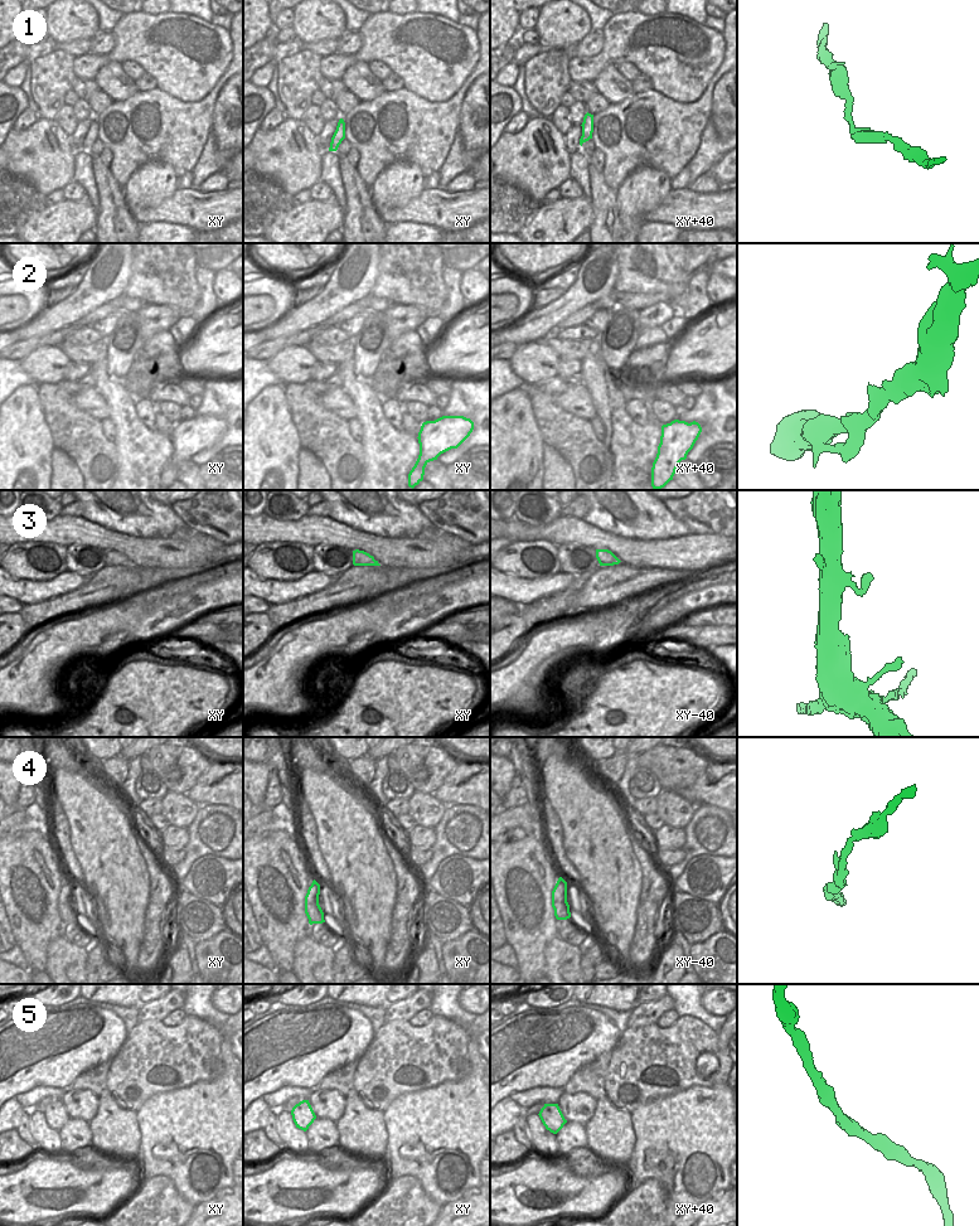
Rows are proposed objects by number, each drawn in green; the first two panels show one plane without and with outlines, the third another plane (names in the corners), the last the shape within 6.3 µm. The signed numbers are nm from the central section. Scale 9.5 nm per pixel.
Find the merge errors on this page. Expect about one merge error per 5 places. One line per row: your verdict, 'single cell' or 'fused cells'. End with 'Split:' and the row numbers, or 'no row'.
1: single cell
2: single cell
3: single cell
4: single cell
5: single cell
Split: no row

